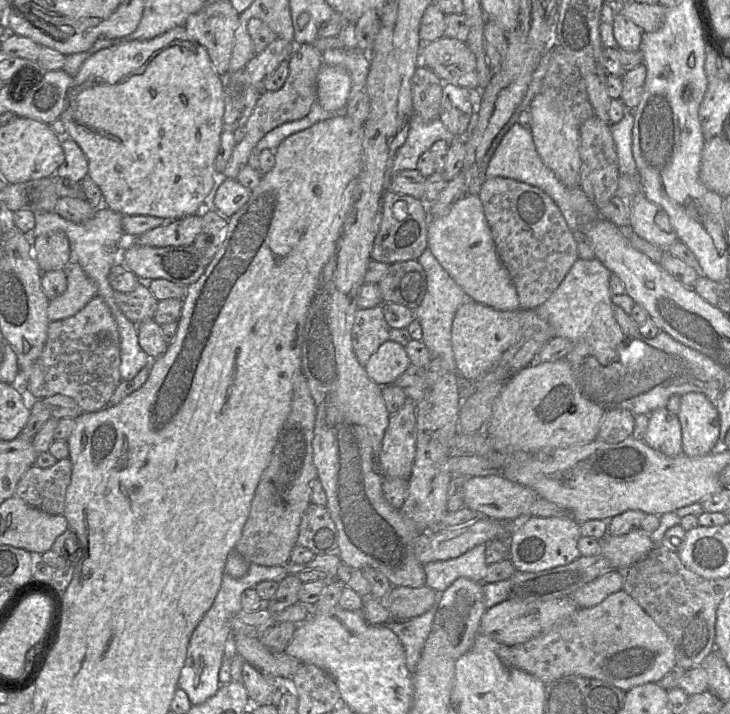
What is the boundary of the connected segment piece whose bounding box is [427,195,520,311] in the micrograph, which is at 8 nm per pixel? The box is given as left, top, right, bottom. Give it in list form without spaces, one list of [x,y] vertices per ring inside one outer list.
[[[463,195],[446,215],[430,219],[427,242],[441,266],[474,301],[500,311],[520,308],[515,285],[498,256],[478,195]]]

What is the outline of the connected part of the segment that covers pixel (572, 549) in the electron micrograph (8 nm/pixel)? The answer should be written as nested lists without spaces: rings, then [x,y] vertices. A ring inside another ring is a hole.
[[[571,516],[566,517],[527,517],[520,521],[508,535],[509,559],[516,571],[537,573],[544,570],[567,565],[581,556],[578,549],[580,524]]]

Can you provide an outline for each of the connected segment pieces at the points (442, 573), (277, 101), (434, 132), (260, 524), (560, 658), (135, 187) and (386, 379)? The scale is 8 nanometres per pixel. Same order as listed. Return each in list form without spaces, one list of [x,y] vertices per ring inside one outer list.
[[[479,544],[457,558],[423,565],[426,585],[436,592],[444,592],[460,577],[483,583],[488,567],[485,558],[487,544]]]
[[[312,44],[297,45],[290,56],[289,74],[284,85],[276,91],[262,91],[253,112],[244,125],[245,138],[236,143],[222,178],[236,179],[241,168],[248,162],[248,158],[257,143],[274,128],[290,121],[305,117],[316,102],[317,74],[323,66],[322,52]]]
[[[413,111],[407,138],[403,145],[398,149],[394,158],[392,166],[393,175],[402,170],[417,169],[417,162],[420,155],[426,151],[429,151],[434,142],[444,140],[450,144],[459,138],[460,137],[456,137],[454,134],[448,131],[439,118],[427,121],[422,119],[419,115],[414,114]]]
[[[303,373],[294,378],[290,413],[279,432],[270,463],[262,474],[242,537],[235,549],[249,562],[280,566],[289,562],[297,546],[302,516],[311,503],[311,482],[318,477],[313,462],[316,406]]]
[[[623,589],[601,603],[579,608],[546,633],[511,647],[513,664],[540,679],[545,685],[569,675],[579,675],[608,682],[627,692],[647,683],[656,683],[676,668],[675,649],[667,633]]]
[[[180,26],[155,38],[116,44],[90,56],[73,77],[59,120],[66,129],[66,137],[76,142],[85,154],[88,161],[88,176],[101,190],[103,204],[107,208],[122,215],[154,216],[171,221],[200,213],[205,208],[207,196],[218,183],[215,159],[223,131],[224,88],[225,77],[215,71],[207,50],[188,34],[184,26]]]
[[[389,339],[371,355],[364,367],[368,376],[382,387],[395,383],[410,365],[405,347]]]

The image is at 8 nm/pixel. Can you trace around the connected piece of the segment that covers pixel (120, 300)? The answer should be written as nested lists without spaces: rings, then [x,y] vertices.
[[[143,281],[129,293],[114,291],[114,298],[122,313],[136,325],[153,319],[158,304],[148,284]]]

